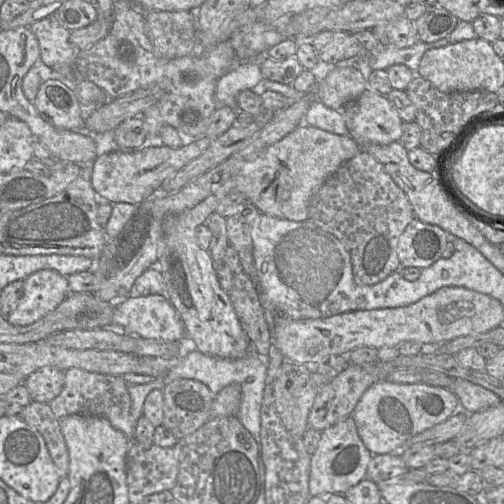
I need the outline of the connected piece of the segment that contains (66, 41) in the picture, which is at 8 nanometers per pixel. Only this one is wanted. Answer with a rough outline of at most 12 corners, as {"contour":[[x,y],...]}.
{"contour":[[56,14],[32,23],[40,59],[75,79],[81,49]]}

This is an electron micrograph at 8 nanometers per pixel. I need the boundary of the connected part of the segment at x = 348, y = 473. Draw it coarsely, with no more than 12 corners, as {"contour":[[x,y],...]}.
{"contour":[[351,416],[321,431],[309,492],[341,494],[372,454]]}

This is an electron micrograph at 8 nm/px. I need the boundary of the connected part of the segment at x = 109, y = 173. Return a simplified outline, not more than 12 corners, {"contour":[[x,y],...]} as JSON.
{"contour":[[215,137],[120,149],[92,162],[100,200],[141,204]]}

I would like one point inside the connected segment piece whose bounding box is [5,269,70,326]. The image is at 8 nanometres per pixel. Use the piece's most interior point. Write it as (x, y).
(44, 290)

